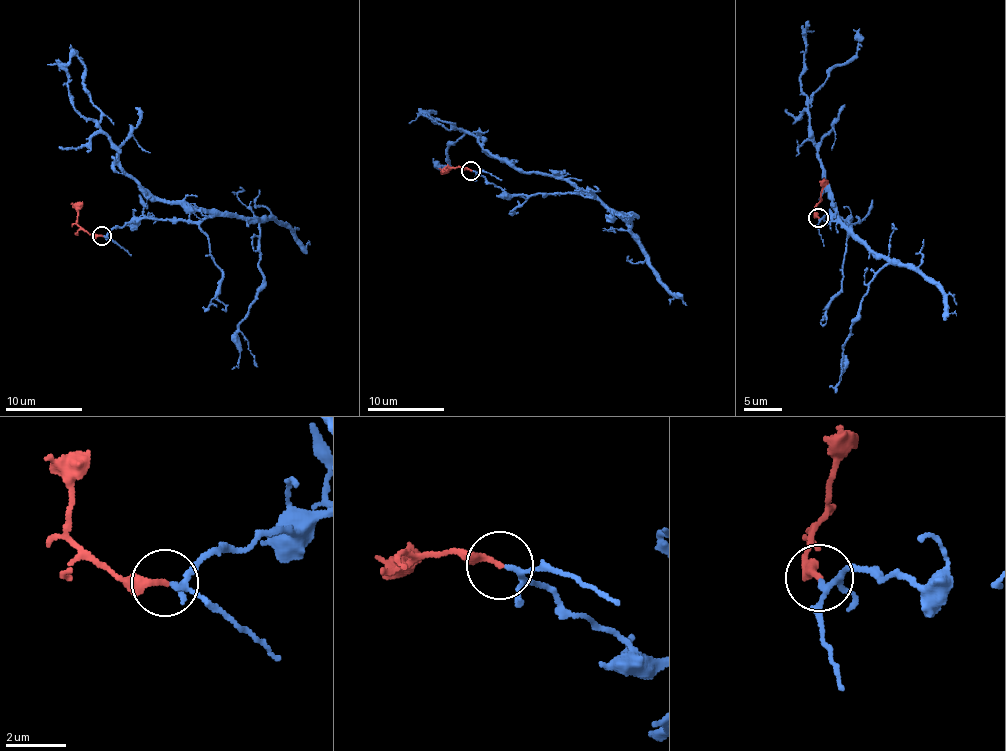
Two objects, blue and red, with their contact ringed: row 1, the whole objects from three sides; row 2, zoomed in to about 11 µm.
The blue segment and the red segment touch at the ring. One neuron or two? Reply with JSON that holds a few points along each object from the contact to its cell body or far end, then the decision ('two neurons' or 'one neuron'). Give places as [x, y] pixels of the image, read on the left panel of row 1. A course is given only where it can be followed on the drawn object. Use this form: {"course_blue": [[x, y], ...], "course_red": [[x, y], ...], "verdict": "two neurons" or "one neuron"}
{"course_blue": [[103, 236], [146, 219], [204, 221], [209, 213], [158, 201], [124, 171], [99, 127], [101, 113], [71, 44]], "course_red": [[101, 236], [88, 233], [78, 224], [78, 205], [82, 201]], "verdict": "one neuron"}

